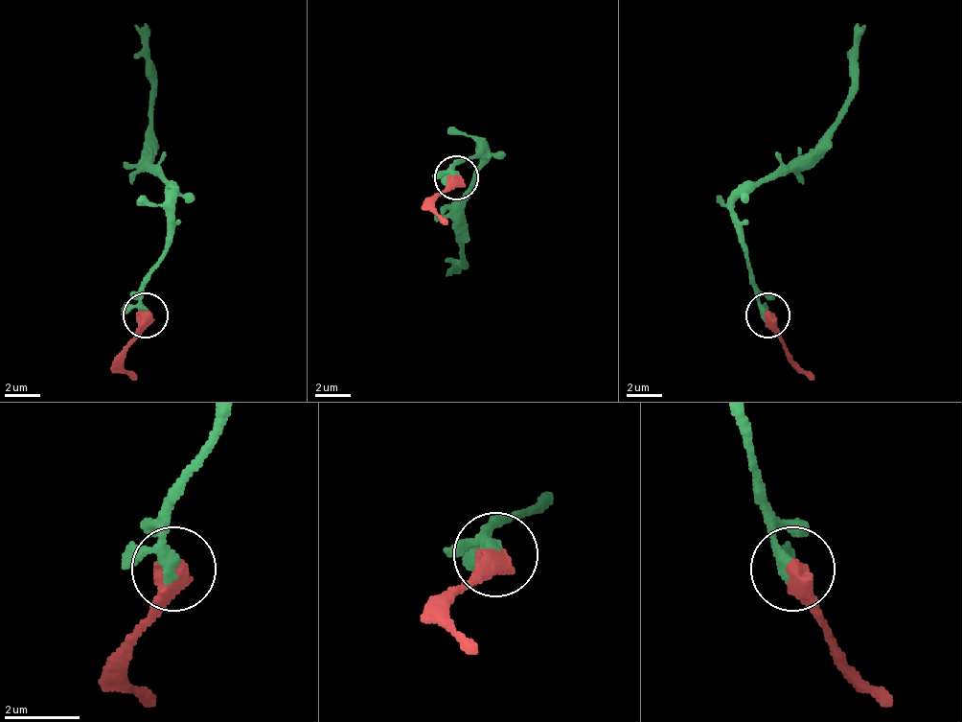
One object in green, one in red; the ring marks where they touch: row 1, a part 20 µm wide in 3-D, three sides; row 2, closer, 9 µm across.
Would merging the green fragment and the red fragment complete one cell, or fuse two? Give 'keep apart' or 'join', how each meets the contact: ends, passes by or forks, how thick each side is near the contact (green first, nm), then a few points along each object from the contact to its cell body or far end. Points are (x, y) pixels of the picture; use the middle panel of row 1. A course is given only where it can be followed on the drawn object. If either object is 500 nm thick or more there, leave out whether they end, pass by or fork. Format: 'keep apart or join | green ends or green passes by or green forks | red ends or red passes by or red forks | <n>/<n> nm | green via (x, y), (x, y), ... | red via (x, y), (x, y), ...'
join | 240/600 nm | green via (455, 176), (460, 163), (482, 146), (482, 168), (464, 203), (464, 261), (446, 274) | red via (455, 176), (433, 203), (446, 225)

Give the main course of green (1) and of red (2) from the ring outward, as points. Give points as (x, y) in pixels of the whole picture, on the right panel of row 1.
1: (767, 316), (753, 267), (740, 245), (735, 201), (792, 170), (819, 143), (850, 90), (855, 37), (863, 24)
2: (767, 316), (792, 360), (814, 378)

